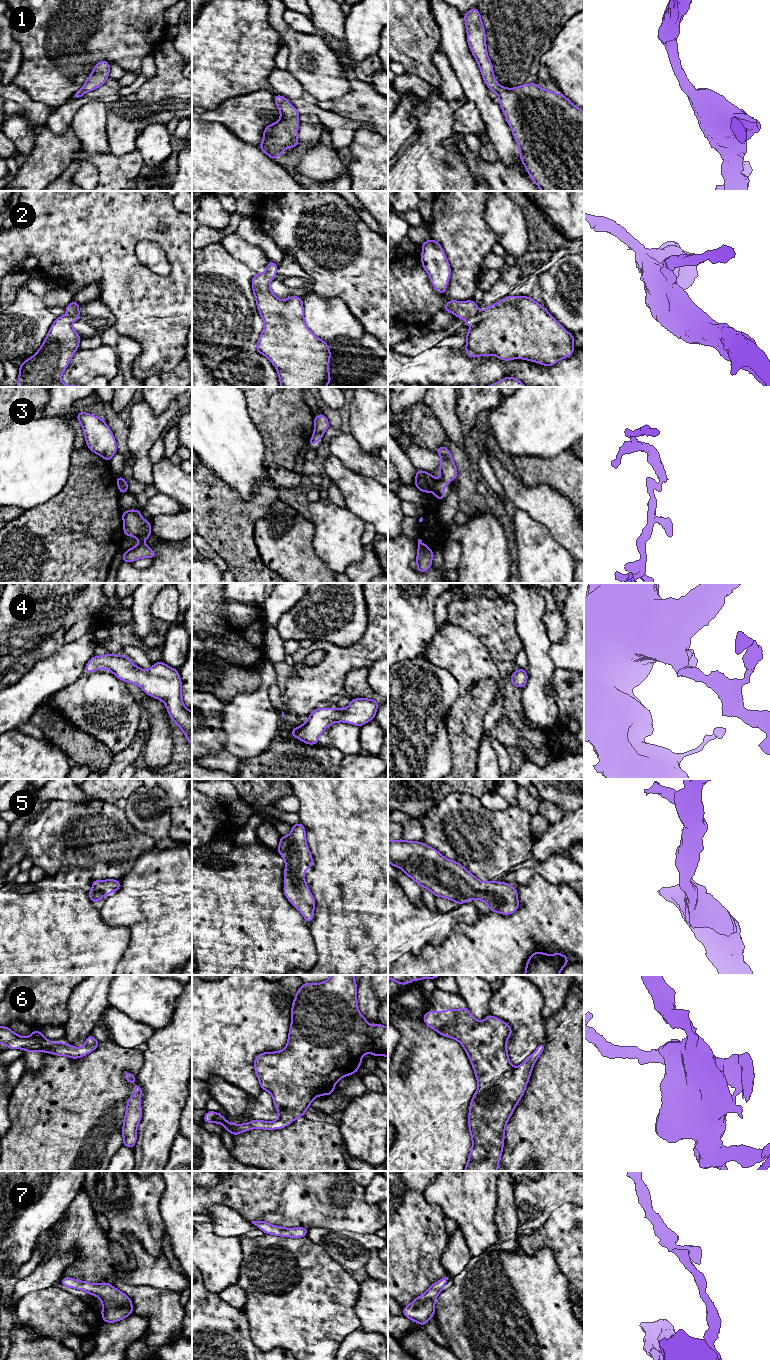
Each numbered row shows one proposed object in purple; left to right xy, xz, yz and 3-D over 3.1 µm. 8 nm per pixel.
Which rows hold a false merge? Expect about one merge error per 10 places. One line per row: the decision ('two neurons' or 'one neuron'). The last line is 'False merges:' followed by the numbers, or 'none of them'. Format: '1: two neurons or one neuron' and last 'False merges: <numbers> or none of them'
1: one neuron
2: one neuron
3: two neurons
4: one neuron
5: one neuron
6: one neuron
7: one neuron
False merges: 3

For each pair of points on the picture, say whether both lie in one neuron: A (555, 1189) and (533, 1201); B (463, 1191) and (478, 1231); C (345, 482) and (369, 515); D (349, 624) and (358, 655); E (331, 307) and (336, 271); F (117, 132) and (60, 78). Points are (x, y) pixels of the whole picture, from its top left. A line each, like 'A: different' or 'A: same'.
A: same
B: same
C: same
D: different
E: different
F: different

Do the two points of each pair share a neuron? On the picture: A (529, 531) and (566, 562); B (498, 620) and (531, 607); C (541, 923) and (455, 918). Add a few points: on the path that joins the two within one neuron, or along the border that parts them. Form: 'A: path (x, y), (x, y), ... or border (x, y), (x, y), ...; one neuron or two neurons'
A: path (538, 540), (557, 558); one neuron
B: border (508, 597), (515, 608), (515, 628), (519, 636); two neurons
C: border (481, 912), (472, 923), (454, 925); two neurons

